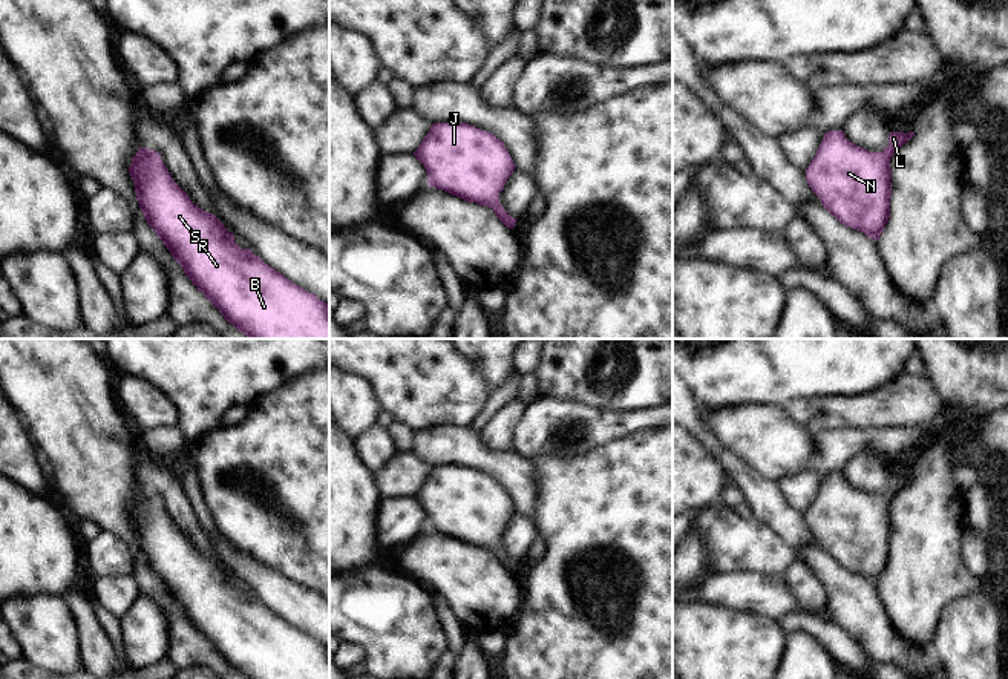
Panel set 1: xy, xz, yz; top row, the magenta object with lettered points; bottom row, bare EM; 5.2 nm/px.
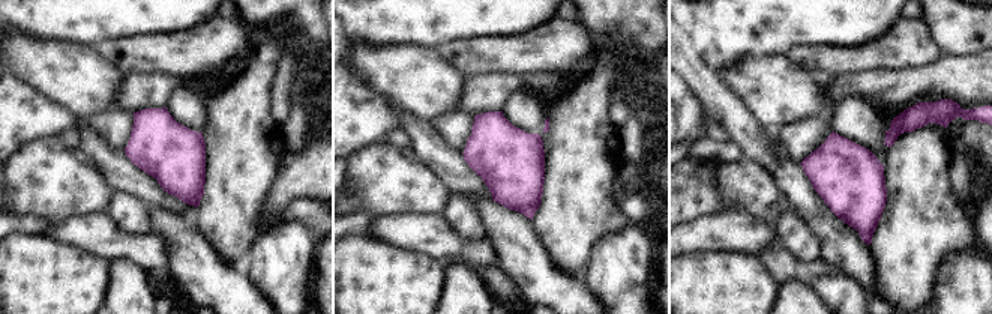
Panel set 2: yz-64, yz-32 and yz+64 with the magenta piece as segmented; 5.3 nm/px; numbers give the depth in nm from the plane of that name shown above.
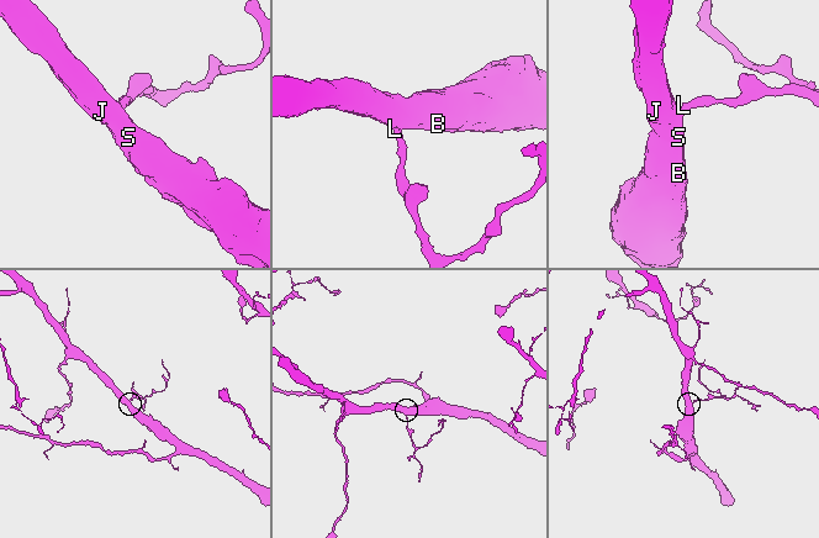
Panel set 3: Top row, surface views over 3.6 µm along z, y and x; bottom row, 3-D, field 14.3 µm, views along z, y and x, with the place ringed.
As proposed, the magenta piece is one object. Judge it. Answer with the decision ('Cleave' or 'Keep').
Keep.

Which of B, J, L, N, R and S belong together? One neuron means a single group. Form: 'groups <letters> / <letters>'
groups B J L N R S

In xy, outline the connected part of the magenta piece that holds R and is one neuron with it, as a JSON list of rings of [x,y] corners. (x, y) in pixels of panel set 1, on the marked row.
[[[139,147],[129,173],[147,224],[228,323],[248,339],[329,339],[329,305],[293,284],[250,248],[241,248],[234,235],[213,213],[191,202],[173,181],[158,152]]]

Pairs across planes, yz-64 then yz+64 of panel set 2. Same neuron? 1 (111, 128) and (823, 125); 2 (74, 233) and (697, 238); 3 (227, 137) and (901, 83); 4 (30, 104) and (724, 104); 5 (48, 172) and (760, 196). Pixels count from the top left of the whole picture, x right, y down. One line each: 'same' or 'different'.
1: same
2: same
3: different
4: different
5: same

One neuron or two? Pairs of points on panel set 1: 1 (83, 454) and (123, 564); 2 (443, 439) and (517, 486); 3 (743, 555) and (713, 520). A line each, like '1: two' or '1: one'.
1: two
2: one
3: one

